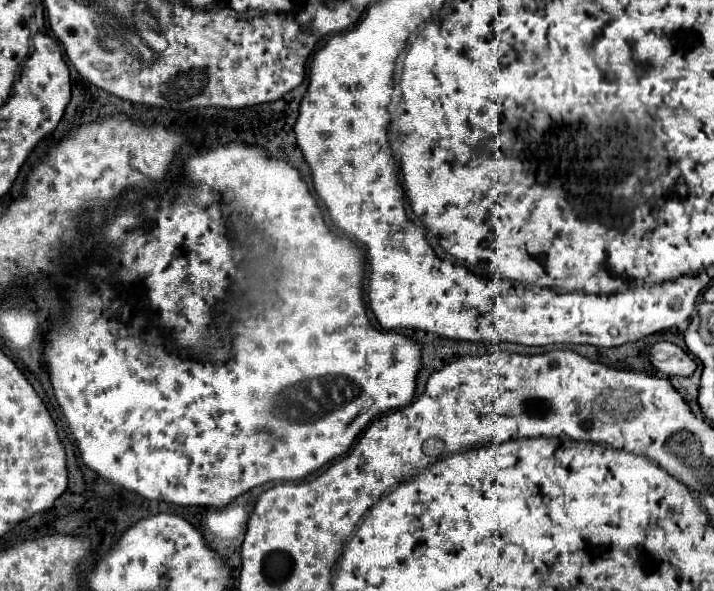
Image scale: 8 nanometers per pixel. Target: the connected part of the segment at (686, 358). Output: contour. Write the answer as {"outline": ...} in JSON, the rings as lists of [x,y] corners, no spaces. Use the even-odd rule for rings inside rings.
{"outline":[[[665,340],[657,342],[651,348],[649,360],[653,368],[667,376],[691,376],[697,368],[697,362],[681,346]]]}

